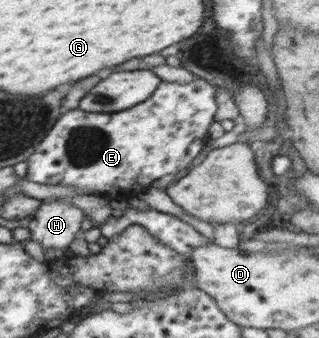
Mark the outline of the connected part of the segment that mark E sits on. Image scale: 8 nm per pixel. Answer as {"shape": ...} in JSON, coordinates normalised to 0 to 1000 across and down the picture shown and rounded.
{"shape":[[[614,228],[599,246],[524,246],[508,240],[498,260],[473,278],[455,299],[433,305],[426,314],[389,322],[386,328],[367,328],[361,334],[266,334],[266,328],[216,328],[216,334],[194,334],[185,352],[147,391],[147,399],[122,420],[122,429],[107,441],[103,459],[91,462],[82,476],[88,482],[88,503],[78,518],[97,538],[147,544],[147,547],[185,547],[226,553],[232,562],[254,562],[260,571],[317,571],[320,580],[339,589],[364,586],[382,589],[414,580],[455,556],[467,556],[473,541],[489,530],[505,530],[530,512],[545,512],[567,521],[586,494],[599,494],[599,479],[624,453],[630,453],[633,435],[655,408],[655,376],[671,358],[671,340],[677,337],[683,311],[677,302],[674,257],[658,251],[649,237]]]}

